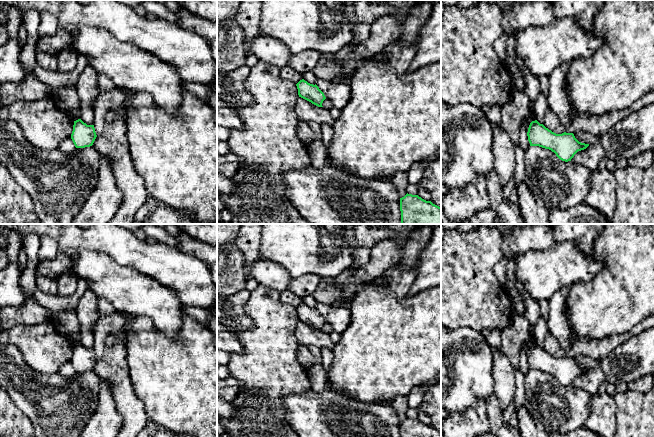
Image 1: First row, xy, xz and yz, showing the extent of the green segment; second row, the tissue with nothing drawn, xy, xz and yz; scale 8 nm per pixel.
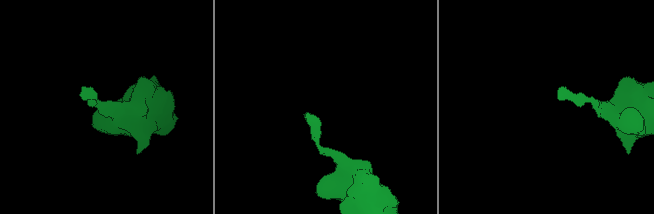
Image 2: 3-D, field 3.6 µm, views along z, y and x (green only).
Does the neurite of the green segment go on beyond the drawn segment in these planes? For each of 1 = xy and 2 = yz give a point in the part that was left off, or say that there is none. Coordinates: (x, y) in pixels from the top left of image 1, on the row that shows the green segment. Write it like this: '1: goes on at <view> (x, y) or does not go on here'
1: does not go on here
2: does not go on here

